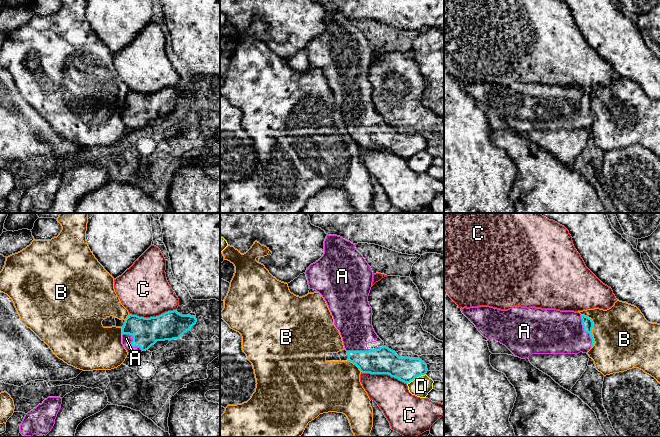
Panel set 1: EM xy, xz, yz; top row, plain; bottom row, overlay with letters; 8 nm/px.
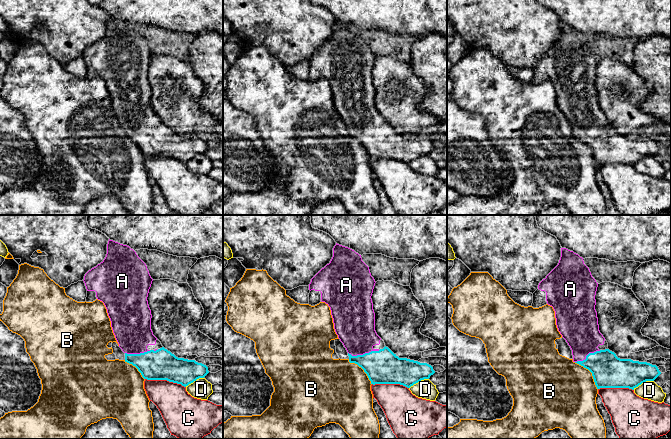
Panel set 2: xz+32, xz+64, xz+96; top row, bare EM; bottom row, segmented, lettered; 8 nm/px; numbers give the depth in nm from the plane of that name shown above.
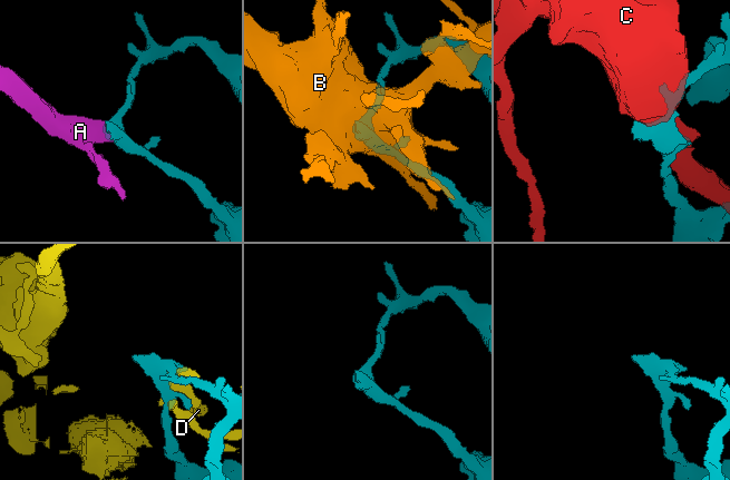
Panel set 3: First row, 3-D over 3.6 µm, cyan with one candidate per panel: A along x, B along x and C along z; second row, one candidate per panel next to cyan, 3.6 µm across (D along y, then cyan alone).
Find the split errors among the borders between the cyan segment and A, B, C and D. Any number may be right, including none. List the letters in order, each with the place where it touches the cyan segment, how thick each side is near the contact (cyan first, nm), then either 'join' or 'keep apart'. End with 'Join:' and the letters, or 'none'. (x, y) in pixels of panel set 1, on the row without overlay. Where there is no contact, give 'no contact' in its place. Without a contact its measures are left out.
A: yz (586, 107) | 90/360 nm | join
B: yz (591, 105) | 90/460 nm | keep apart
C: xy (152, 93) | 220/420 nm | keep apart
D: xz (416, 153) | 200/160 nm | keep apart
Join: A

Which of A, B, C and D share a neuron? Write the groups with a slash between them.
A / B / C / D

